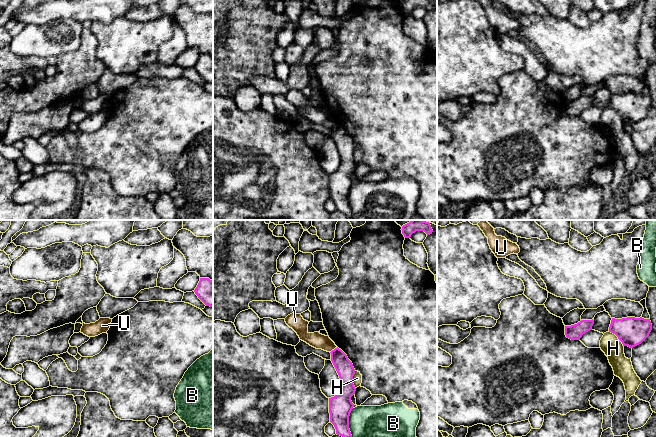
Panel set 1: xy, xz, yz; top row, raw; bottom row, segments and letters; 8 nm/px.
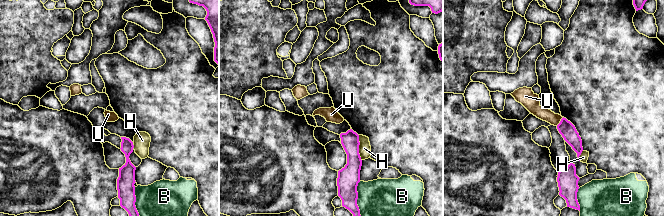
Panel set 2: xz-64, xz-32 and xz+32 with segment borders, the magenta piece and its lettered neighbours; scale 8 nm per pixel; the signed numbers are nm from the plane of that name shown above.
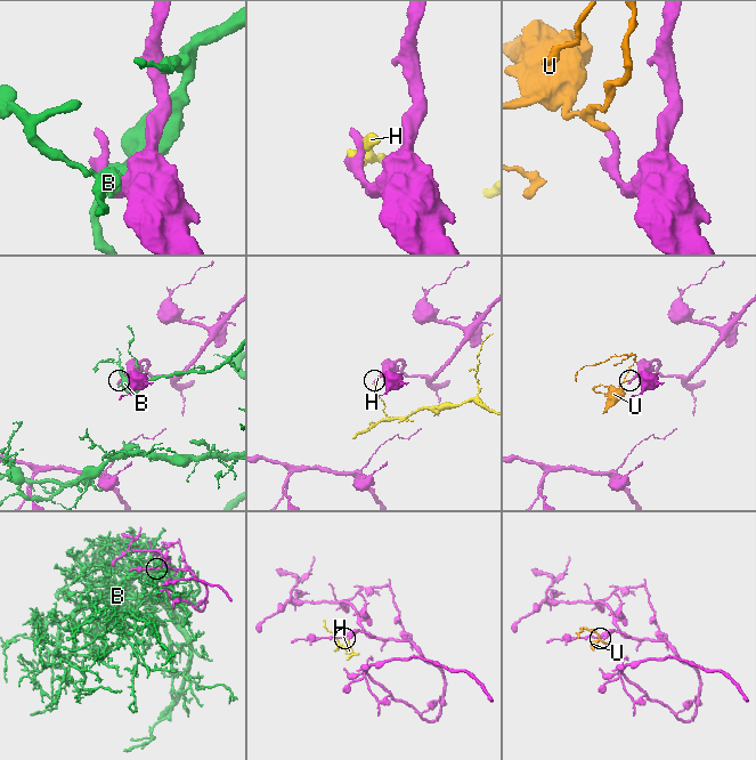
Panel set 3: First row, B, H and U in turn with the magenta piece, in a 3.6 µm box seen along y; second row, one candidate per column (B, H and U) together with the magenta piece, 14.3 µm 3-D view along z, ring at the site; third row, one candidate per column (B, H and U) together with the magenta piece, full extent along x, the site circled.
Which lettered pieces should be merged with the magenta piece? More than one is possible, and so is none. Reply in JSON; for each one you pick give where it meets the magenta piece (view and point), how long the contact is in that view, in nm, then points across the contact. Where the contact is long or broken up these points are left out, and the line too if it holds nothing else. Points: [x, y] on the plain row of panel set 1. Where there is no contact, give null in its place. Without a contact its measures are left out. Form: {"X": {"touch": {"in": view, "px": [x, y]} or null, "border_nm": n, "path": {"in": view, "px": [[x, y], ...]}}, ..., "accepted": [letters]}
{"accepted": []}

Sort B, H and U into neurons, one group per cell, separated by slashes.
B / H / U

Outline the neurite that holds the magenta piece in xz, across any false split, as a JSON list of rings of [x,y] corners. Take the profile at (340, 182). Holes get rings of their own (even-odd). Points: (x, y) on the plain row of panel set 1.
[[[338,123],[331,128],[331,137],[339,151],[341,165],[337,171],[329,174],[330,198],[336,205],[336,210],[352,217],[349,205],[349,192],[354,183],[351,173],[356,164],[353,160],[355,145],[347,131]]]

